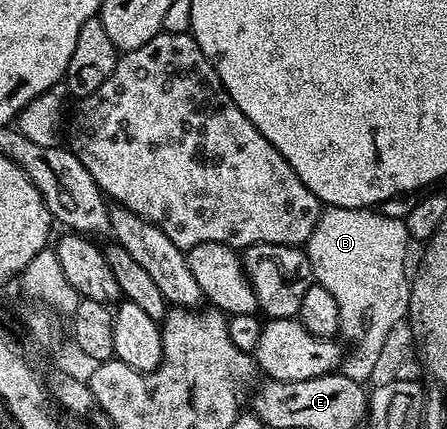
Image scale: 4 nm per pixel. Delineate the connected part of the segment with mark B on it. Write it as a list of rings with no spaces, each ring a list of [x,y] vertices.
[[[326,207],[319,212],[318,222],[304,246],[313,280],[334,296],[338,328],[350,344],[350,350],[345,350],[341,358],[340,371],[353,381],[370,381],[384,339],[393,325],[407,316],[411,278],[408,273],[406,277],[406,241],[403,219],[390,218],[374,207]]]

